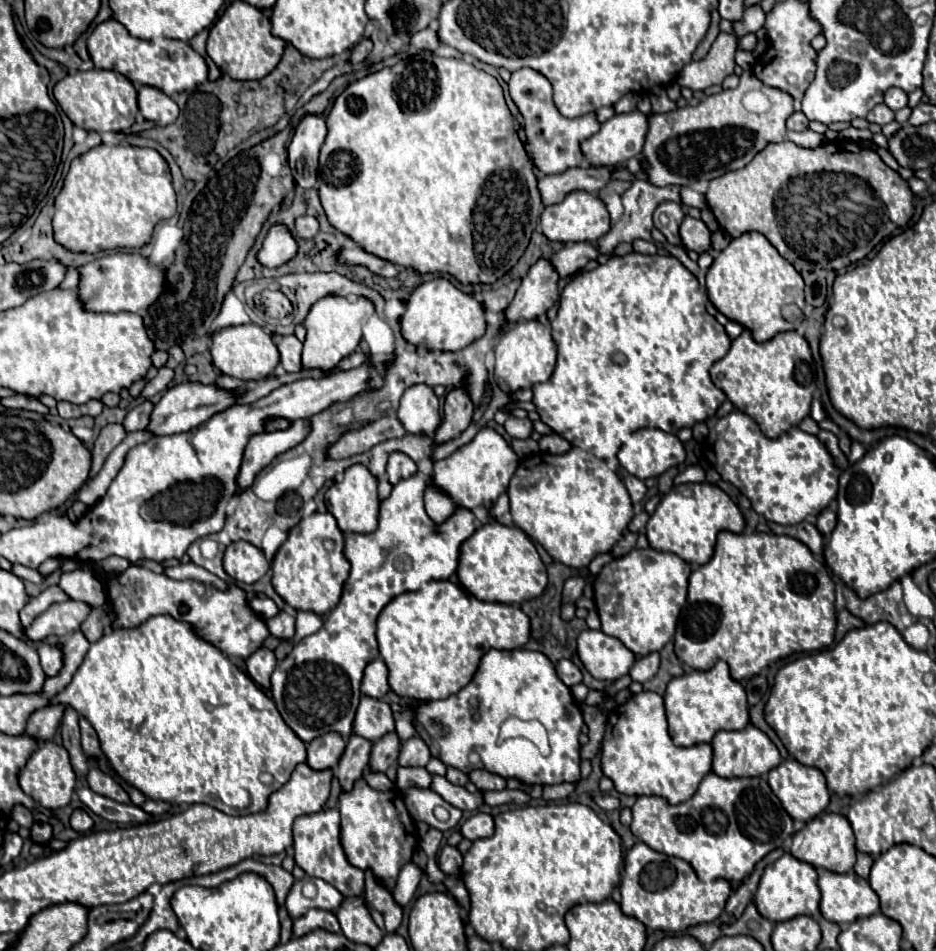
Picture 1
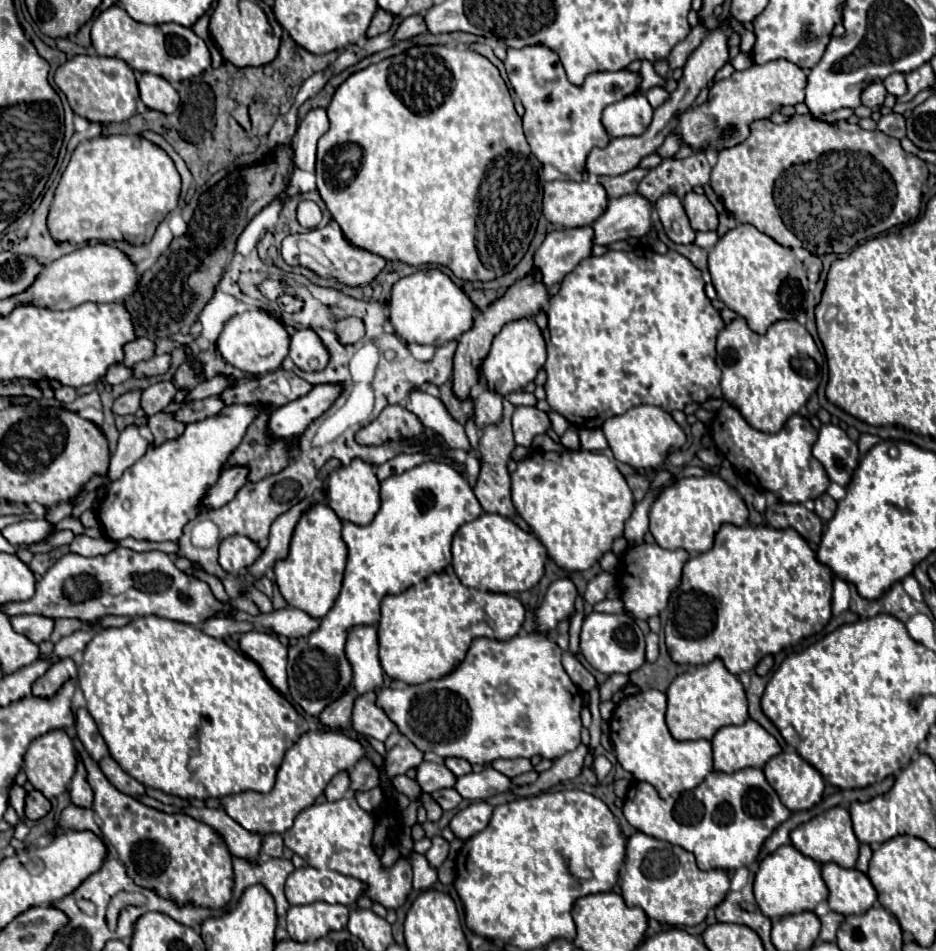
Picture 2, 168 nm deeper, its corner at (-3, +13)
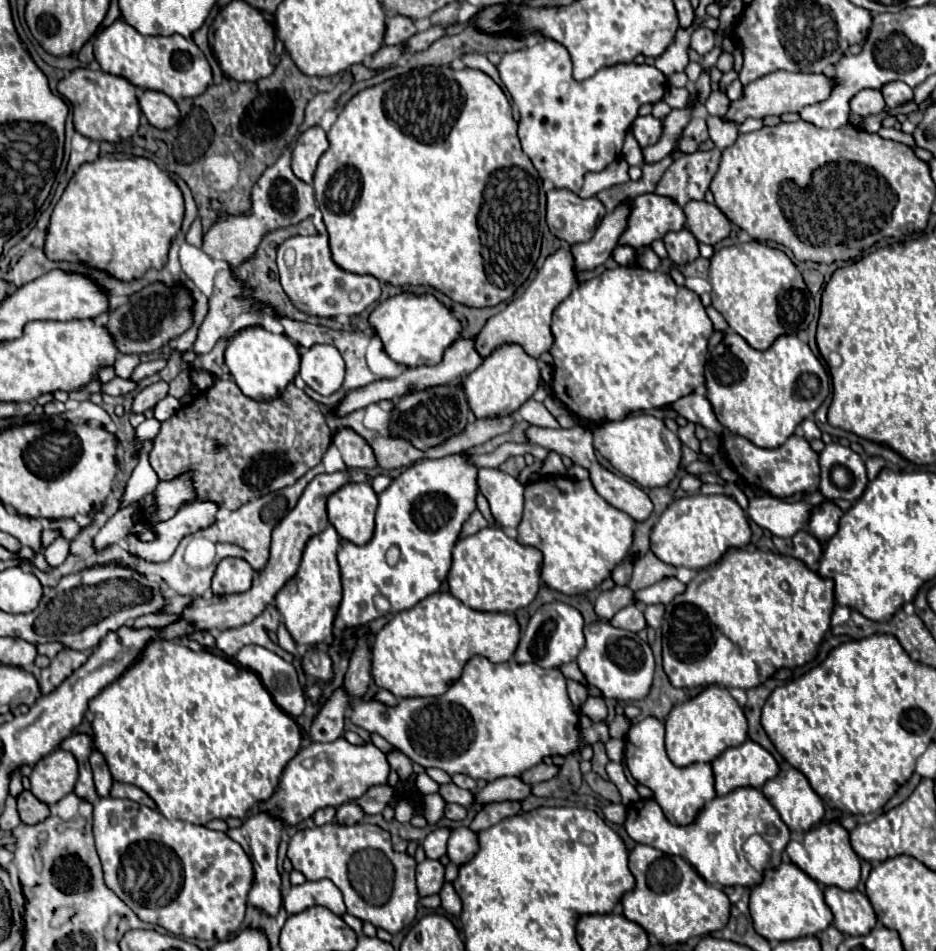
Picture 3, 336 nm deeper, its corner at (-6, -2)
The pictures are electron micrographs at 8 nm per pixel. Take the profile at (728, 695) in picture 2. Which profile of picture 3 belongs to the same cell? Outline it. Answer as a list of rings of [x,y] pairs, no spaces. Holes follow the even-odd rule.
[[[709,686],[695,698],[675,706],[665,720],[665,748],[669,760],[683,768],[695,762],[713,762],[727,748],[747,740],[747,718],[741,706],[721,686]]]

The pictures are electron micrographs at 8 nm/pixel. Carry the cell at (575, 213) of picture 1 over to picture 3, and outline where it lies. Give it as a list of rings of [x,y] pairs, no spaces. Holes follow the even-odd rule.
[[[551,190],[547,224],[549,230],[567,244],[579,244],[591,240],[599,220],[607,214],[605,206],[593,198],[579,198],[571,190]]]

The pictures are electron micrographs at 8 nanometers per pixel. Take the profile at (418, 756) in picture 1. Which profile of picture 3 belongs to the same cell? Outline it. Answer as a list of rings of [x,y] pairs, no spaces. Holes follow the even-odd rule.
[[[383,784],[383,786],[369,788],[369,790],[357,800],[357,804],[359,804],[359,808],[361,808],[365,814],[381,814],[383,808],[389,804],[391,796],[393,796],[393,790],[391,790],[387,784]]]

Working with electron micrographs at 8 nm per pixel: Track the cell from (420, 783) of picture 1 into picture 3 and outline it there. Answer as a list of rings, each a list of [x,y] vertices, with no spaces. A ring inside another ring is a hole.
[[[453,782],[441,786],[439,794],[445,798],[445,802],[455,802],[455,804],[461,804],[461,806],[469,806],[475,800],[475,794],[473,792],[463,790],[463,788],[455,786]]]

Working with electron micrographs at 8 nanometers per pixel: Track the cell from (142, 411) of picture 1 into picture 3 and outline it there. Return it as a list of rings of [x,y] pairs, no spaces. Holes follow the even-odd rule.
[[[165,396],[165,398],[155,406],[155,418],[163,422],[163,420],[167,420],[171,414],[175,414],[179,408],[181,408],[181,404],[179,404],[177,398]]]

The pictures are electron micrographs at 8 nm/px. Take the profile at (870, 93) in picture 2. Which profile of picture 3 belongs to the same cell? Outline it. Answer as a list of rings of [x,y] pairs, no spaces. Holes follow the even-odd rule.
[[[865,88],[861,92],[857,92],[851,102],[849,102],[849,108],[851,112],[859,114],[859,116],[867,116],[867,114],[877,114],[885,108],[885,100],[881,96],[879,90],[871,90],[871,88]]]

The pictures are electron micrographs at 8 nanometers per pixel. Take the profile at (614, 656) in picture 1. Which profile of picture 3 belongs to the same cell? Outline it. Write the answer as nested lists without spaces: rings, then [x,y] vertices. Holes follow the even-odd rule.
[[[597,620],[585,626],[585,648],[577,656],[579,670],[585,674],[587,682],[605,698],[615,698],[619,702],[637,702],[643,700],[653,682],[655,660],[649,644],[641,640],[635,632],[615,628],[607,620]]]

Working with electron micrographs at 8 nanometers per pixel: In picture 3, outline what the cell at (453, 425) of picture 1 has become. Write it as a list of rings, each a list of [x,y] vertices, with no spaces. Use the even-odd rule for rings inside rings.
[[[559,248],[555,254],[551,254],[543,268],[537,272],[535,280],[529,284],[529,288],[509,302],[509,306],[499,312],[497,316],[489,318],[489,322],[483,326],[483,330],[477,334],[477,348],[481,356],[493,354],[503,344],[517,344],[525,350],[527,356],[539,358],[541,354],[549,352],[553,346],[553,334],[551,334],[551,314],[559,306],[561,300],[565,300],[575,288],[579,286],[577,272],[575,272],[575,260],[569,248]]]

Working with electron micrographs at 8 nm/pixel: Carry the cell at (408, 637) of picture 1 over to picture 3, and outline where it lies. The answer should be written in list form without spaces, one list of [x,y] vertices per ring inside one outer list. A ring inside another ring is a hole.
[[[435,592],[415,604],[409,610],[397,612],[377,634],[373,640],[371,656],[371,676],[379,688],[389,690],[397,698],[413,698],[413,696],[441,696],[447,692],[451,682],[461,676],[465,662],[471,656],[485,656],[489,662],[507,662],[513,658],[515,648],[519,644],[519,624],[513,614],[501,612],[477,612],[467,608],[461,600],[451,596],[449,592]]]

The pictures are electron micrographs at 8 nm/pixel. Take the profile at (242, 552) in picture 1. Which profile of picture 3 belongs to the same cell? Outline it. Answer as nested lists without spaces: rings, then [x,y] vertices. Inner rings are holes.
[[[223,558],[217,564],[217,572],[213,576],[213,592],[215,594],[241,594],[251,588],[255,570],[241,558]]]

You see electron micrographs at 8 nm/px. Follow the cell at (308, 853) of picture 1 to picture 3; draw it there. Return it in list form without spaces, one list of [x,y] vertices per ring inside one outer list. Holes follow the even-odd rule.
[[[331,822],[325,826],[299,830],[289,840],[287,858],[307,880],[329,878],[343,892],[347,912],[363,922],[371,922],[375,928],[397,934],[417,916],[417,862],[407,852],[395,852],[391,846],[391,834],[379,826],[339,826]]]

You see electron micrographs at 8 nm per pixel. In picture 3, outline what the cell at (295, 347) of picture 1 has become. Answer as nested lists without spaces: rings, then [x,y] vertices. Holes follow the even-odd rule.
[[[315,344],[301,356],[299,376],[315,392],[329,396],[337,392],[343,384],[345,362],[335,346]]]

